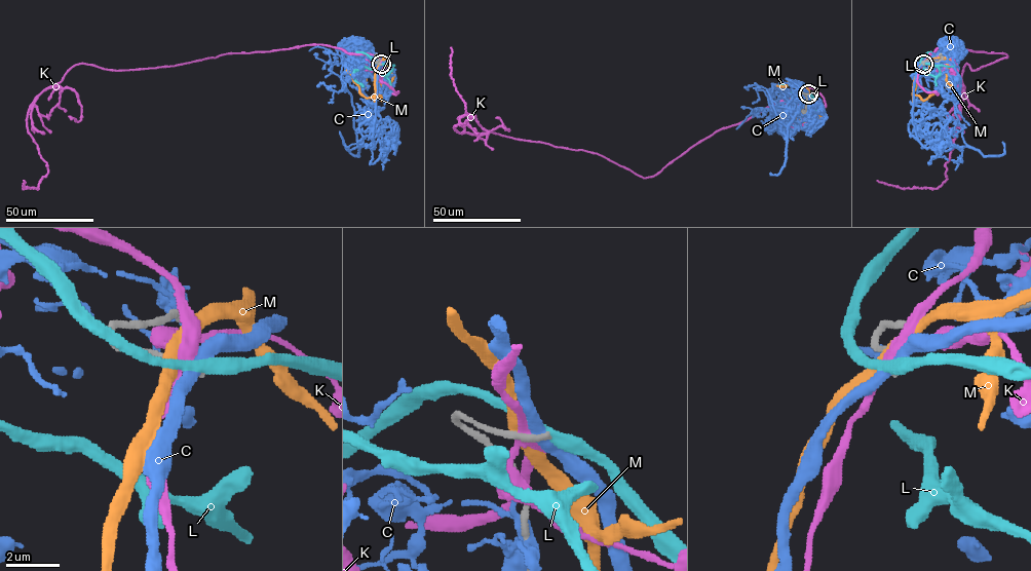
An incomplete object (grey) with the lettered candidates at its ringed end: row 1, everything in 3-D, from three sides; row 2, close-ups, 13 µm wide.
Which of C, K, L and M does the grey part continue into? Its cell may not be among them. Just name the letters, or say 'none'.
none

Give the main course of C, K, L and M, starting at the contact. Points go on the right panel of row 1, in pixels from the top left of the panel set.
C: (923, 64), (914, 131), (937, 148), (947, 128), (939, 122), (937, 151), (940, 138), (947, 145)
K: (923, 64), (947, 44), (1007, 55), (977, 70), (964, 66), (962, 104), (941, 185), (910, 188), (877, 180)
L: (923, 64), (936, 66), (940, 73), (929, 75), (922, 67), (916, 72), (914, 86)
M: (923, 63), (914, 81), (913, 98), (915, 70)

